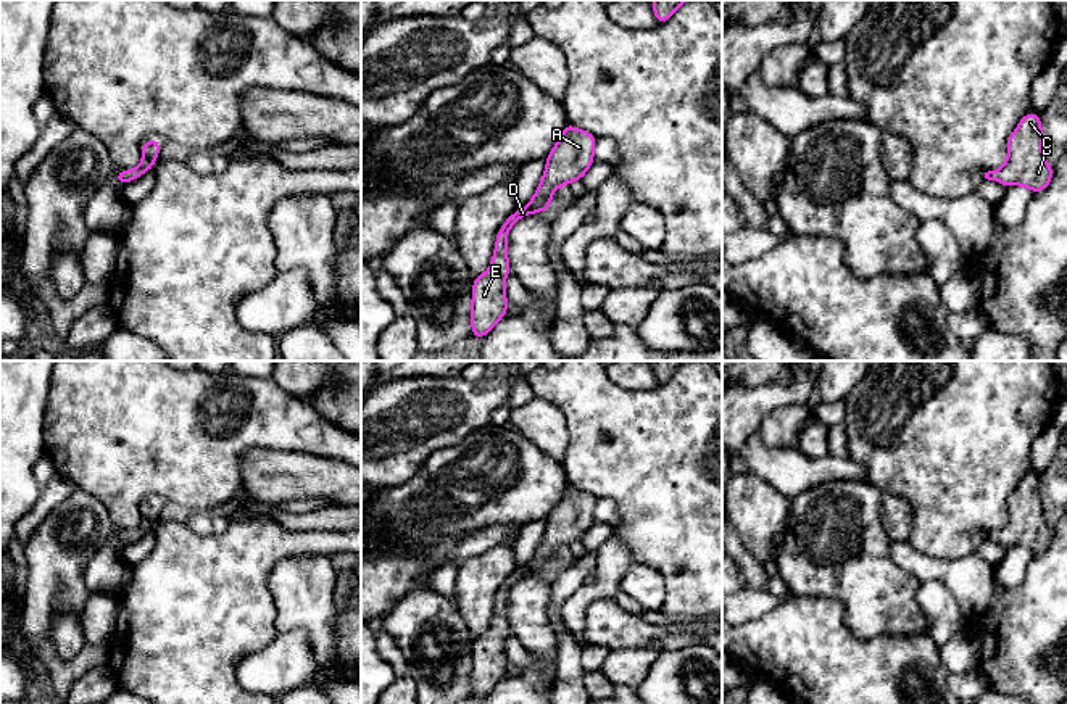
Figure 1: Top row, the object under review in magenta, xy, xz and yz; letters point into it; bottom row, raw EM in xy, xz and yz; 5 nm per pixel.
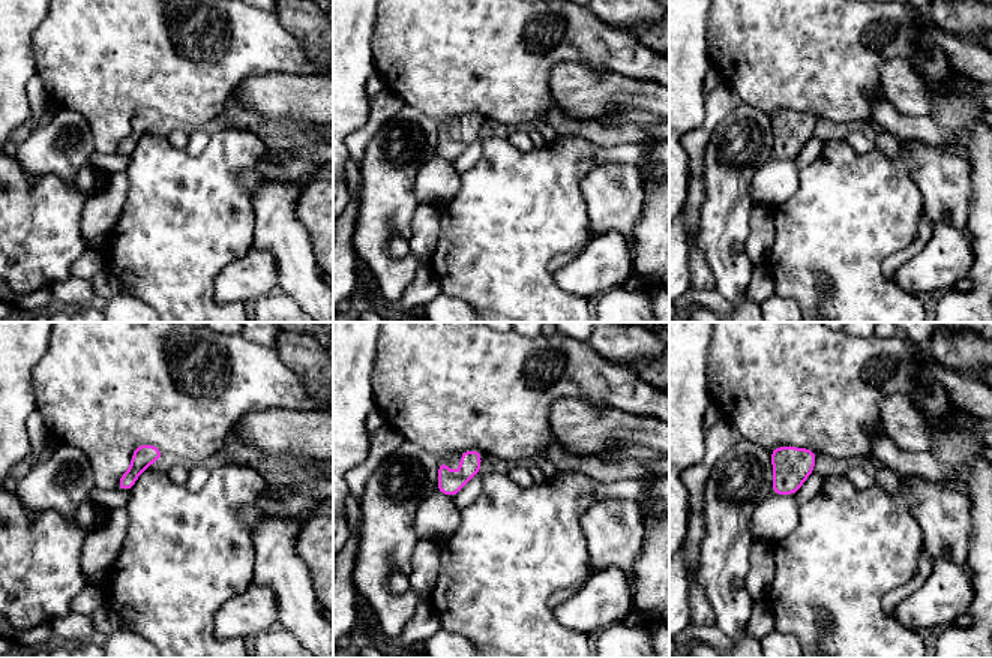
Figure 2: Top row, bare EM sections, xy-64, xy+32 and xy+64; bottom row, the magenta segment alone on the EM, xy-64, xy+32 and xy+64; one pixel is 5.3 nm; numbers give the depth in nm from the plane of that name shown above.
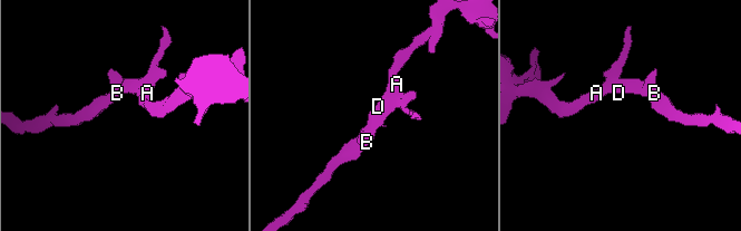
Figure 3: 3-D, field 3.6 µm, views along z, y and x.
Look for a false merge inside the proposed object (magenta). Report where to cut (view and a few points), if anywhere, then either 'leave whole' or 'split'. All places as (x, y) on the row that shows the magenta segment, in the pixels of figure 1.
cut none; leave whole

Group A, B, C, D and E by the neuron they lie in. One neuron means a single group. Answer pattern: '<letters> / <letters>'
A B C D E

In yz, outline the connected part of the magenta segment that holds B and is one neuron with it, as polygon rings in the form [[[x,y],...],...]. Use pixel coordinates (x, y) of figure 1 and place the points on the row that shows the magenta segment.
[[[1028,111],[1007,137],[1007,159],[998,171],[985,172],[985,179],[1004,187],[1025,185],[1032,193],[1043,192],[1052,180],[1052,166],[1043,156],[1043,126],[1040,114]]]

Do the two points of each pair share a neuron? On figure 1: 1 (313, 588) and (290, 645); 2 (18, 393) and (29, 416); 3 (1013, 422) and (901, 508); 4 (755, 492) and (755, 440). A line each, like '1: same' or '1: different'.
1: different
2: same
3: different
4: different

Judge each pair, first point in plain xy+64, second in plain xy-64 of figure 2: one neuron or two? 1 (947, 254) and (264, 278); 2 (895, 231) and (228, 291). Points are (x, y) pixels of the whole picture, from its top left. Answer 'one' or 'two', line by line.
1: one
2: two

